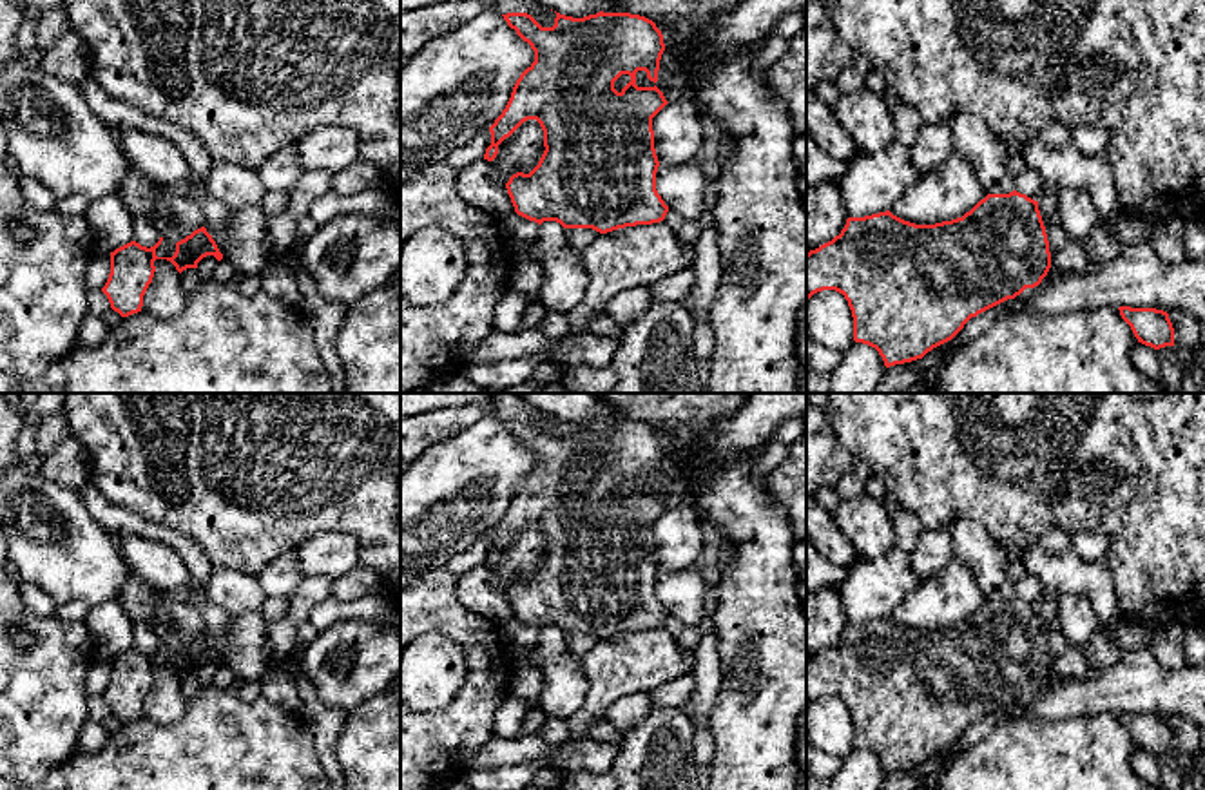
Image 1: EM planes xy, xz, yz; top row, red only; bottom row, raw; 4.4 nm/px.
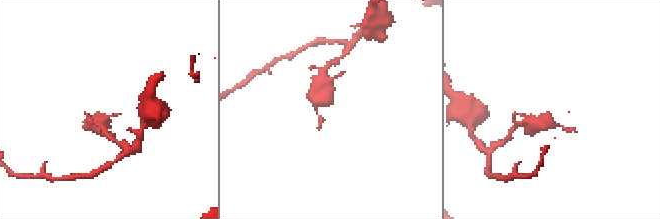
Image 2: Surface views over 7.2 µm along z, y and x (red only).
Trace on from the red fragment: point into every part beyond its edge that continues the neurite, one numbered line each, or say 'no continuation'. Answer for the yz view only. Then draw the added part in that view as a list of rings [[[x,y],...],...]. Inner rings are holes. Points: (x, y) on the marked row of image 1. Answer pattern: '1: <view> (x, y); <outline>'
no continuation

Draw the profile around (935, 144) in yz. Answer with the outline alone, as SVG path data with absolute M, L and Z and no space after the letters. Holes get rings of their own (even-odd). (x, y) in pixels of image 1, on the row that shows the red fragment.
M924 123L919 138L908 149L913 167L921 172L928 172L953 152L957 152L955 141L944 123Z

